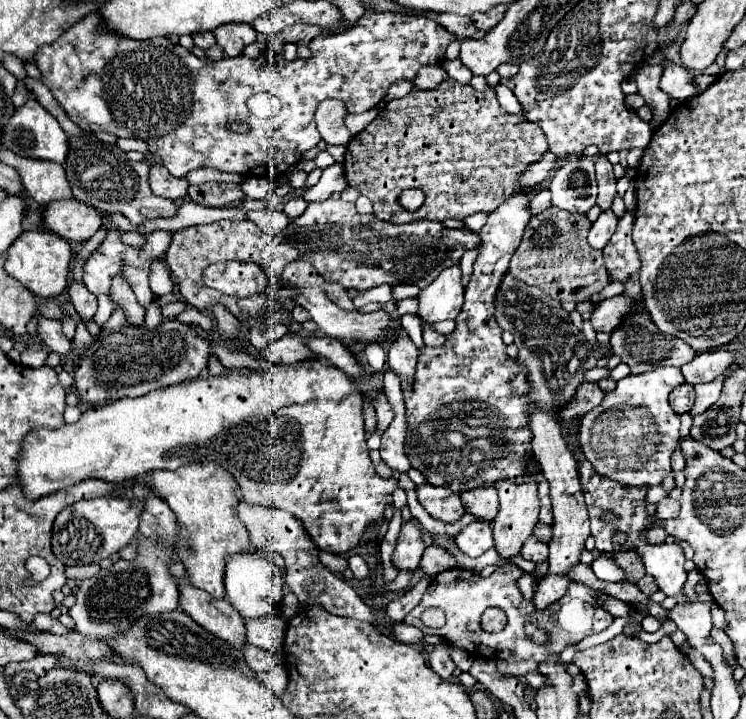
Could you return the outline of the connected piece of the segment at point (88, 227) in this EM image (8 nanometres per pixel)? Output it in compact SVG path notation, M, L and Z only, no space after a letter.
M70 197L46 205L44 227L70 241L90 239L102 225L98 209Z

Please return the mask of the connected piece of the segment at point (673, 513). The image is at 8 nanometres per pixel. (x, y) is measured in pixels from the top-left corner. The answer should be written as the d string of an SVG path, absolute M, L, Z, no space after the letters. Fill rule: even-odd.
M664 497L656 505L656 517L658 519L674 519L680 513L680 501L674 501L672 497Z

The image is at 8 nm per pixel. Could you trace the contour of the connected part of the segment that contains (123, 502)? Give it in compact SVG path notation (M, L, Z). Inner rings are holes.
M96 497L76 501L74 505L66 507L54 521L52 551L64 565L90 565L108 559L112 553L118 553L134 539L138 533L140 511L142 503L136 499Z

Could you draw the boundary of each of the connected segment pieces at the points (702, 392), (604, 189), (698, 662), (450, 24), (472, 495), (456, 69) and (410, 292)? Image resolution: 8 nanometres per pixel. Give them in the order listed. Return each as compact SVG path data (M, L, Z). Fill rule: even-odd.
M722 375L722 379L716 379L714 383L704 383L704 385L694 387L696 389L696 401L694 401L694 407L690 411L692 415L706 411L718 399L718 395L722 391L722 381L724 381L724 375Z
M596 155L596 181L598 181L598 205L600 209L610 209L616 195L616 177L612 173L612 163L606 155Z
M692 651L688 654L688 659L692 663L693 667L700 671L702 676L713 678L714 672L711 665L706 661L706 659L697 651Z
M444 13L444 15L438 17L438 23L442 27L446 27L450 33L454 33L458 39L472 37L476 33L476 27L474 27L474 23L472 23L470 17L458 17L458 15Z
M480 485L476 489L460 493L462 505L468 513L482 517L486 521L492 521L498 513L498 495L492 485Z
M458 59L454 61L444 61L442 67L446 69L446 73L454 79L454 81L460 81L460 83L470 83L472 81L472 71L468 67L464 67Z
M394 285L394 299L400 301L400 299L406 299L406 297L418 297L420 293L420 287L418 285Z

